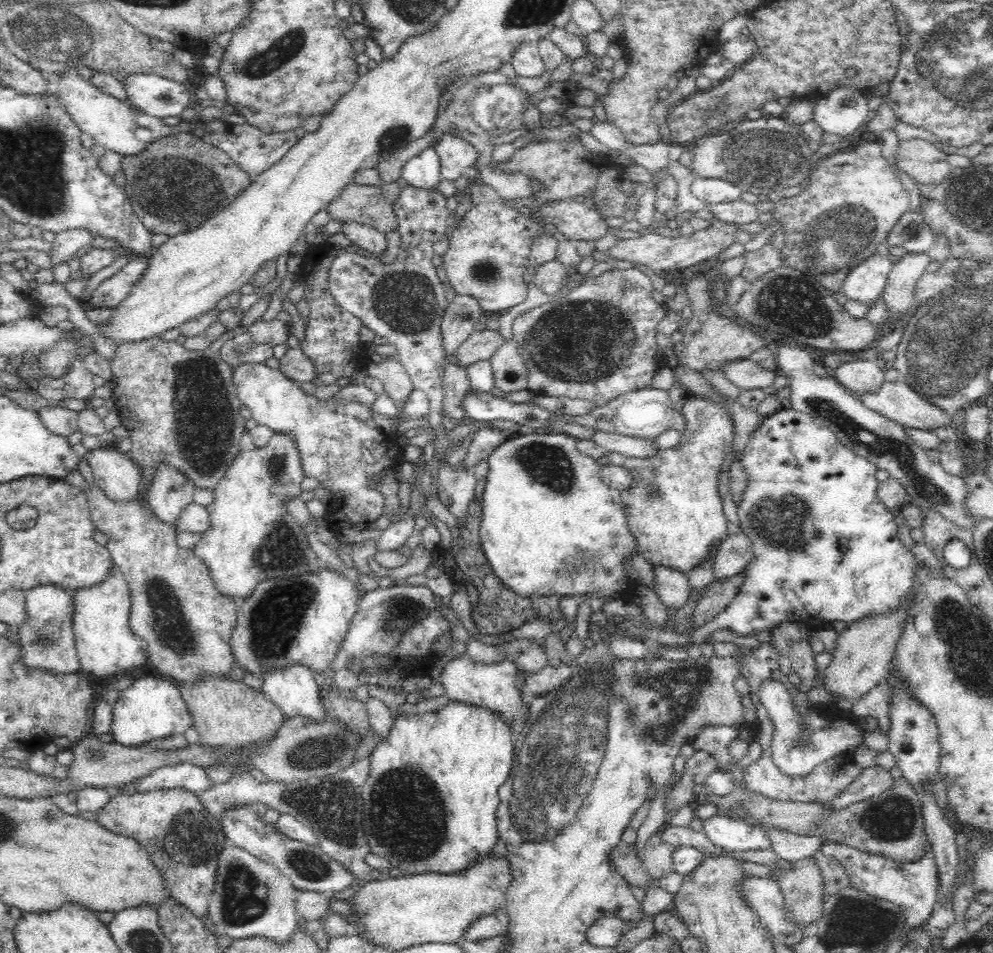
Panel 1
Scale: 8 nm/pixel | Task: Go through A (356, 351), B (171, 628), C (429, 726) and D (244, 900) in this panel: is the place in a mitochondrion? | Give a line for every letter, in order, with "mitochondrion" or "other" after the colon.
A: other
B: mitochondrion
C: other
D: mitochondrion

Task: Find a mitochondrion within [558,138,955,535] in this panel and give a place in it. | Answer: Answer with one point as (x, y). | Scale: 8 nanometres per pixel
(839, 238)

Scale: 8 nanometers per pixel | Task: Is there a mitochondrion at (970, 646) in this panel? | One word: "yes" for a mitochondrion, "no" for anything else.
yes

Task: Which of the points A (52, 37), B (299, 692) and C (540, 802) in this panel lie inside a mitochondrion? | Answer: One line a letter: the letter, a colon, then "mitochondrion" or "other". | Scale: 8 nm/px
A: mitochondrion
B: other
C: mitochondrion

